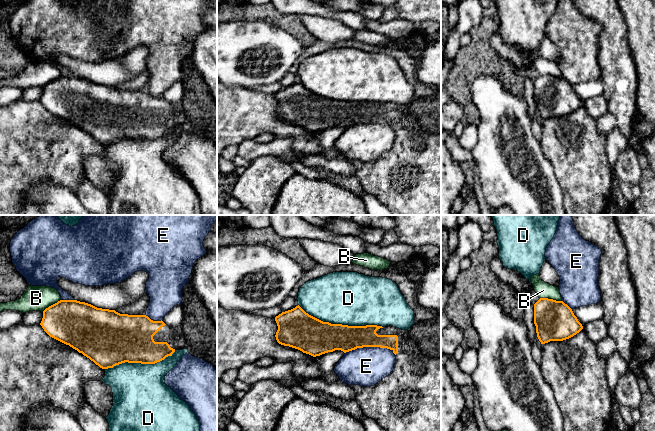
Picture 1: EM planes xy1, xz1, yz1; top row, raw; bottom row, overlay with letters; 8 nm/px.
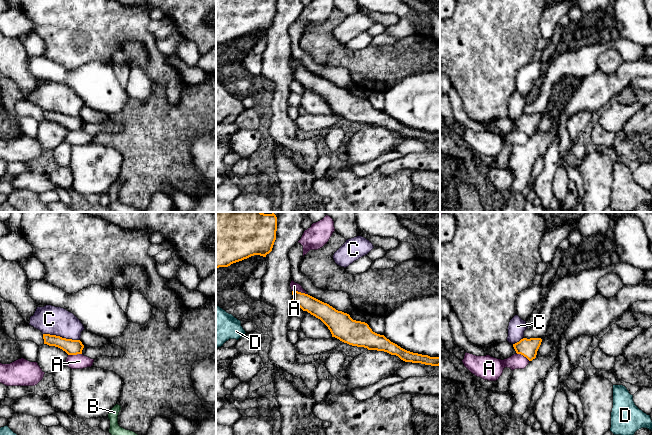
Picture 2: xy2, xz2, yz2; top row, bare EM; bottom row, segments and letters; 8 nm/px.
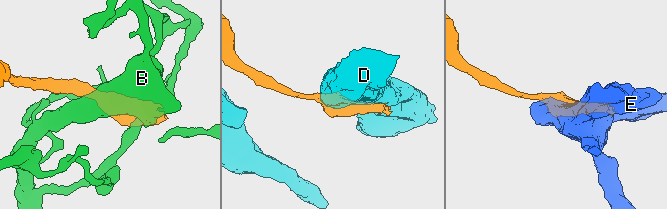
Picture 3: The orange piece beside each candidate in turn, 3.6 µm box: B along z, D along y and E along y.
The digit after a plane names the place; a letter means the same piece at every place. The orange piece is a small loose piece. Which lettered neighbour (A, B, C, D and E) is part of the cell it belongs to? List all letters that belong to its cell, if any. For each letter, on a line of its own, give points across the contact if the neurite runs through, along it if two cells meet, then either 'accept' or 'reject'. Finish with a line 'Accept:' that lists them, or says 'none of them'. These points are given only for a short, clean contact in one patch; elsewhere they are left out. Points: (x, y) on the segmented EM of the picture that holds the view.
A: border xz2 (292, 290), (307, 294); reject
B: reject
C: reject
D: reject
E: reject
Accept: none of them

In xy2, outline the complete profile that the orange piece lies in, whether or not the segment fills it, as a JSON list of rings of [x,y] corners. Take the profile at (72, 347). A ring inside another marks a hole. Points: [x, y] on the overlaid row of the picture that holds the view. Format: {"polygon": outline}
{"polygon": [[[43,334],[43,339],[44,344],[58,347],[65,351],[68,355],[82,354],[82,350],[84,348],[84,345],[80,340],[66,339],[50,334]]]}

